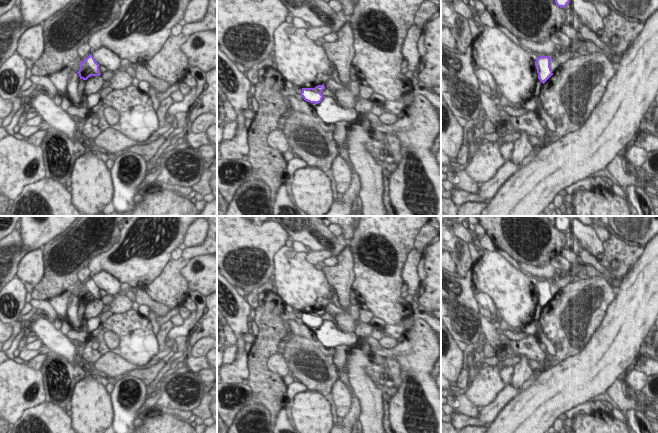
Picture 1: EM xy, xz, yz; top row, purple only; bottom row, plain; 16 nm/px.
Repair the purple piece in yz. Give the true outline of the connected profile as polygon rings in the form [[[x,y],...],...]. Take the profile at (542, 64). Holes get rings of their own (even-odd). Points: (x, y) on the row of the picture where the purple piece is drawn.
[[[540,56],[535,61],[535,66],[538,73],[538,79],[543,84],[553,75],[550,67],[550,61],[551,57],[548,56]]]

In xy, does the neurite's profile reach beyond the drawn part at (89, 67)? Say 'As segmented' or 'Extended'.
As segmented

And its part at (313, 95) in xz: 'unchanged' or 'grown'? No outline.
unchanged

